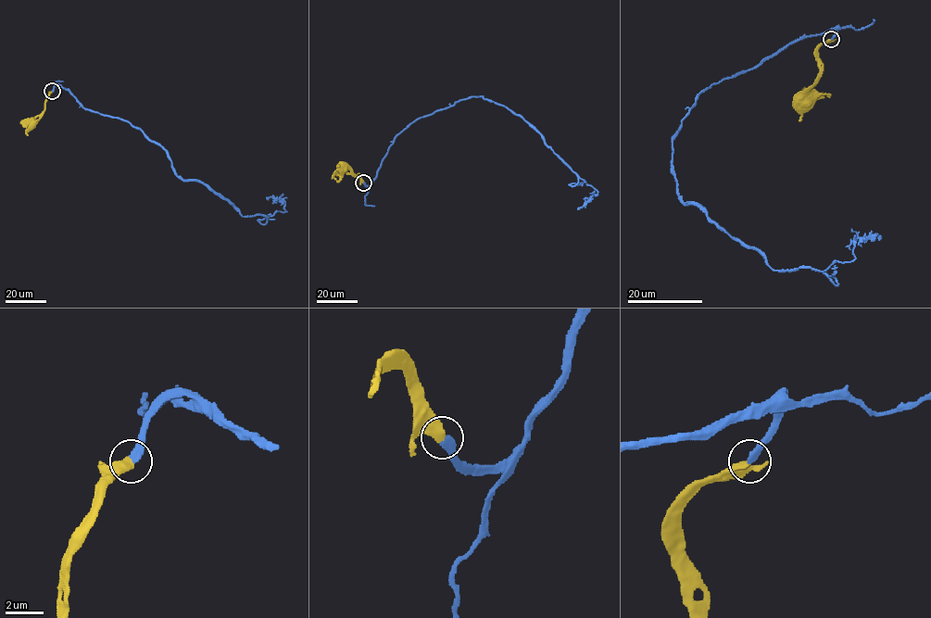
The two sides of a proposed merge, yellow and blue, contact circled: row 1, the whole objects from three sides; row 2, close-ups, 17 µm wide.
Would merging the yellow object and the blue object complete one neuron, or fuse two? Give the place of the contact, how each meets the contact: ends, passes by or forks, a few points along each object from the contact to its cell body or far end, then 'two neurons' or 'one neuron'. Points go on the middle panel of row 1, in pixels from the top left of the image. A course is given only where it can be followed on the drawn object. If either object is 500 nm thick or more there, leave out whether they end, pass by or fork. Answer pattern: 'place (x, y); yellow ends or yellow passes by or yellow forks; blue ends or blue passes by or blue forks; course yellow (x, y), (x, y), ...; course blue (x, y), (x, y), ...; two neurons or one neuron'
place (363, 182); yellow ends; blue ends; course yellow (363, 182), (358, 175), (344, 167); course blue (363, 182), (371, 183), (396, 136), (417, 119), (479, 96), (520, 115), (597, 191), (577, 209); one neuron

